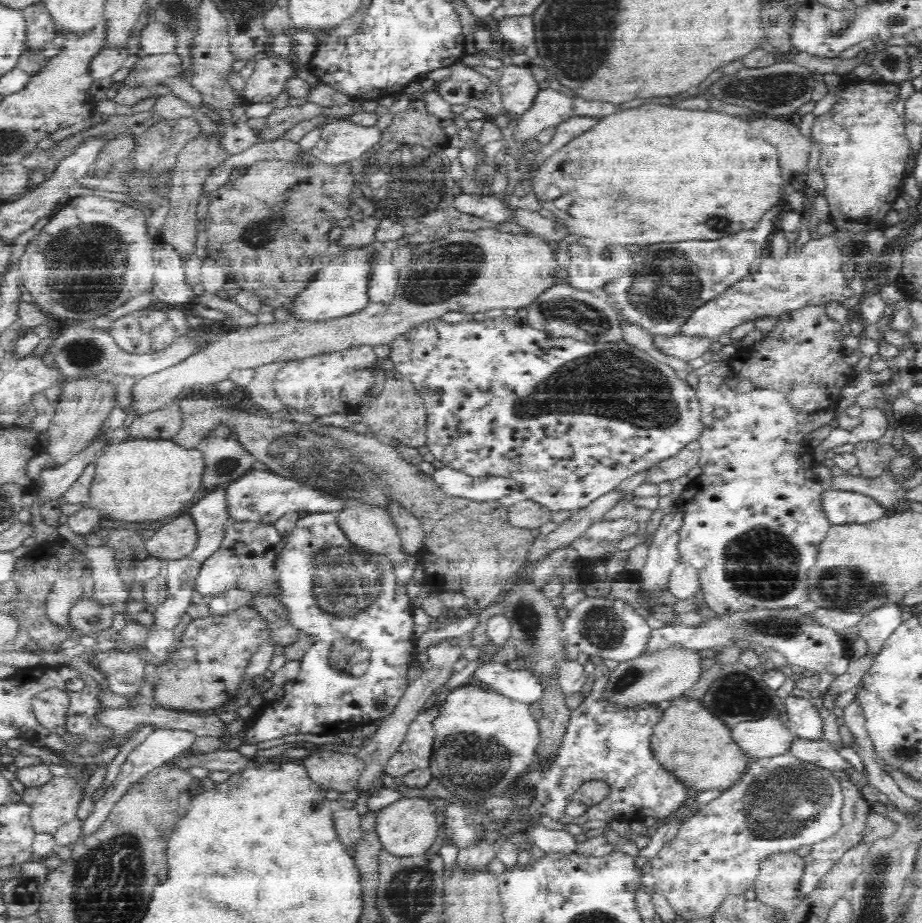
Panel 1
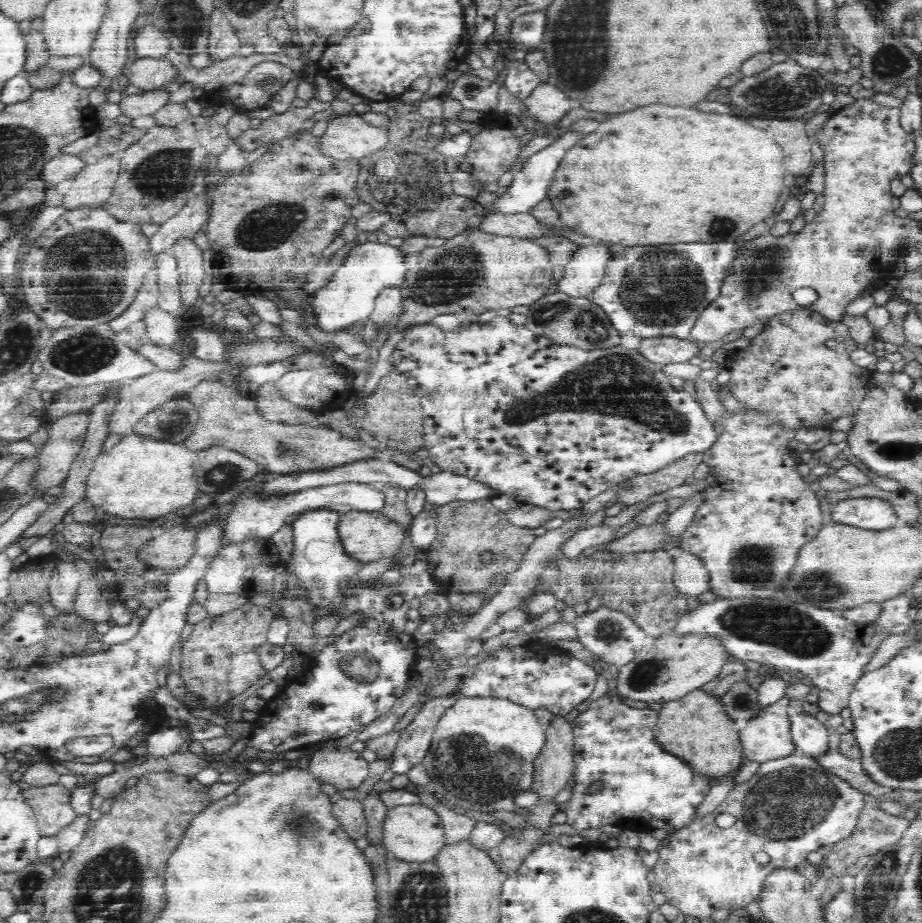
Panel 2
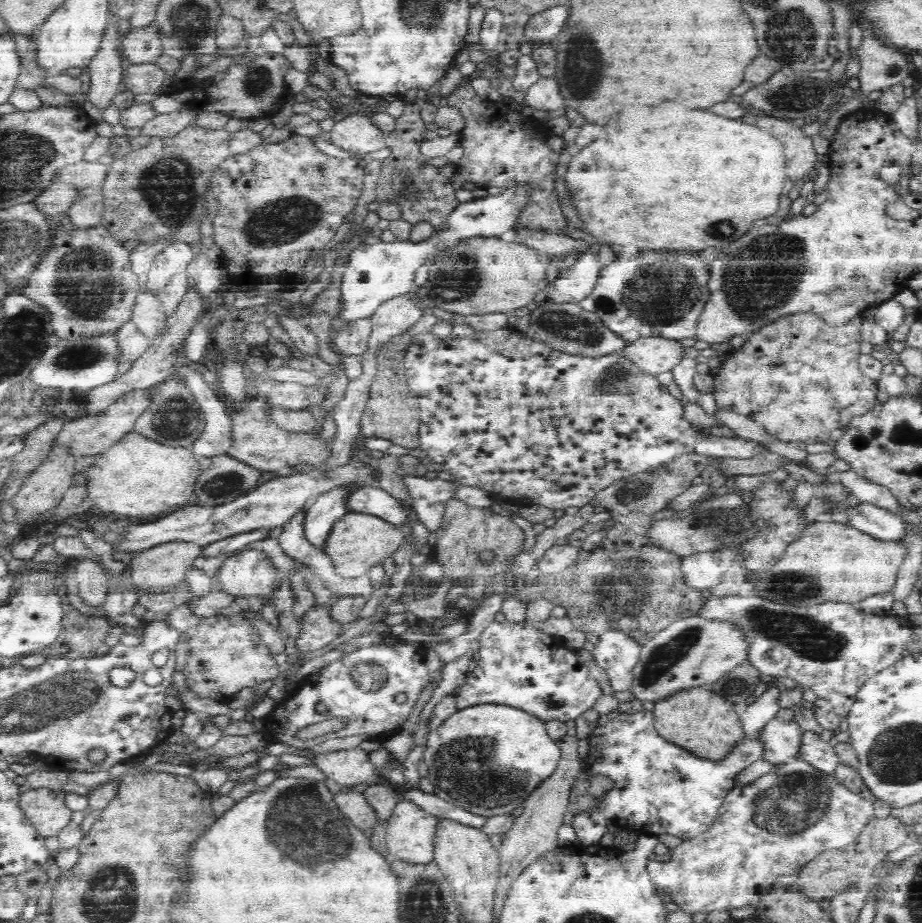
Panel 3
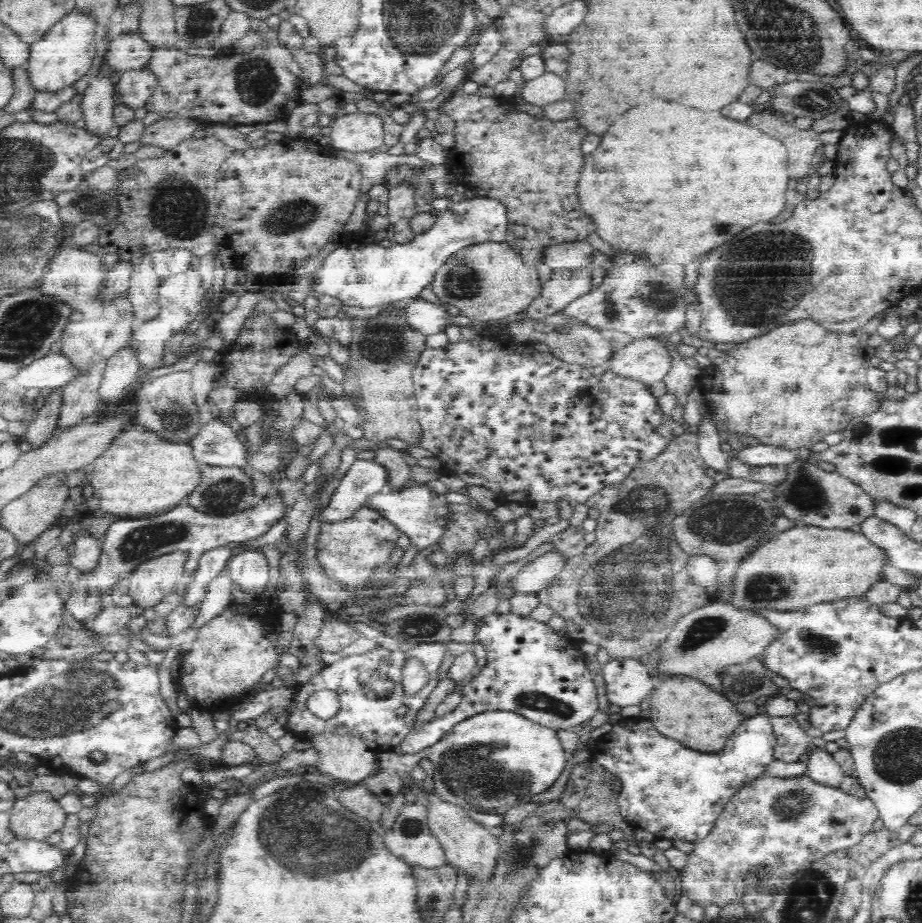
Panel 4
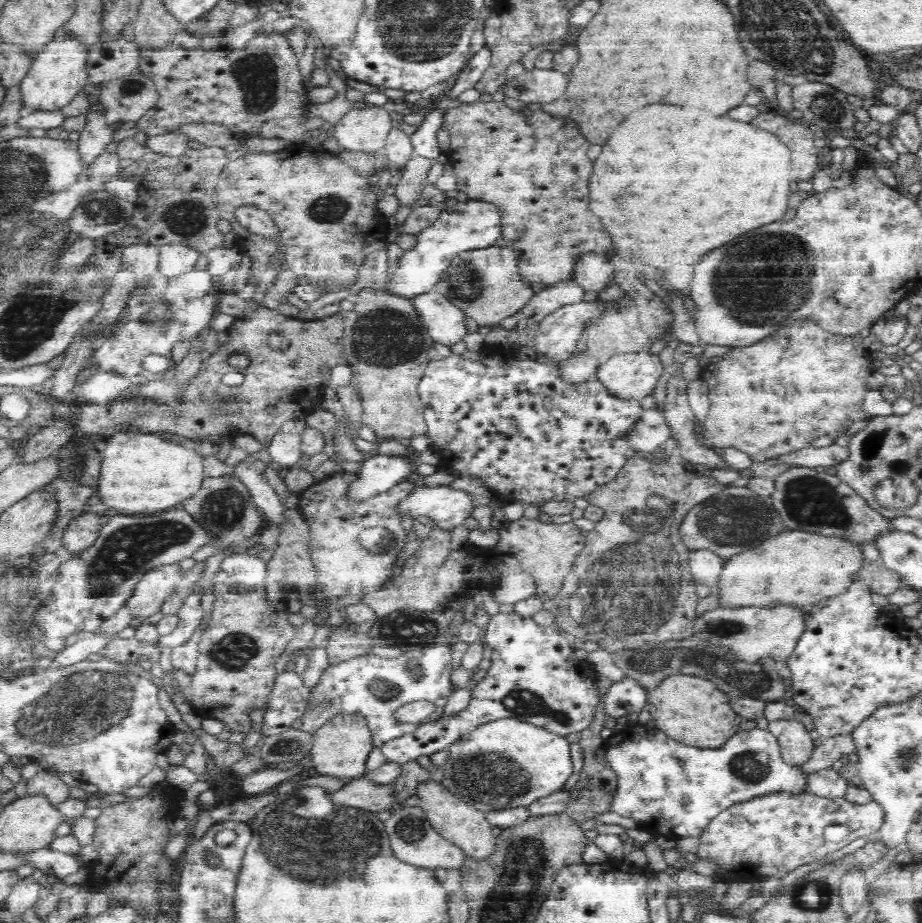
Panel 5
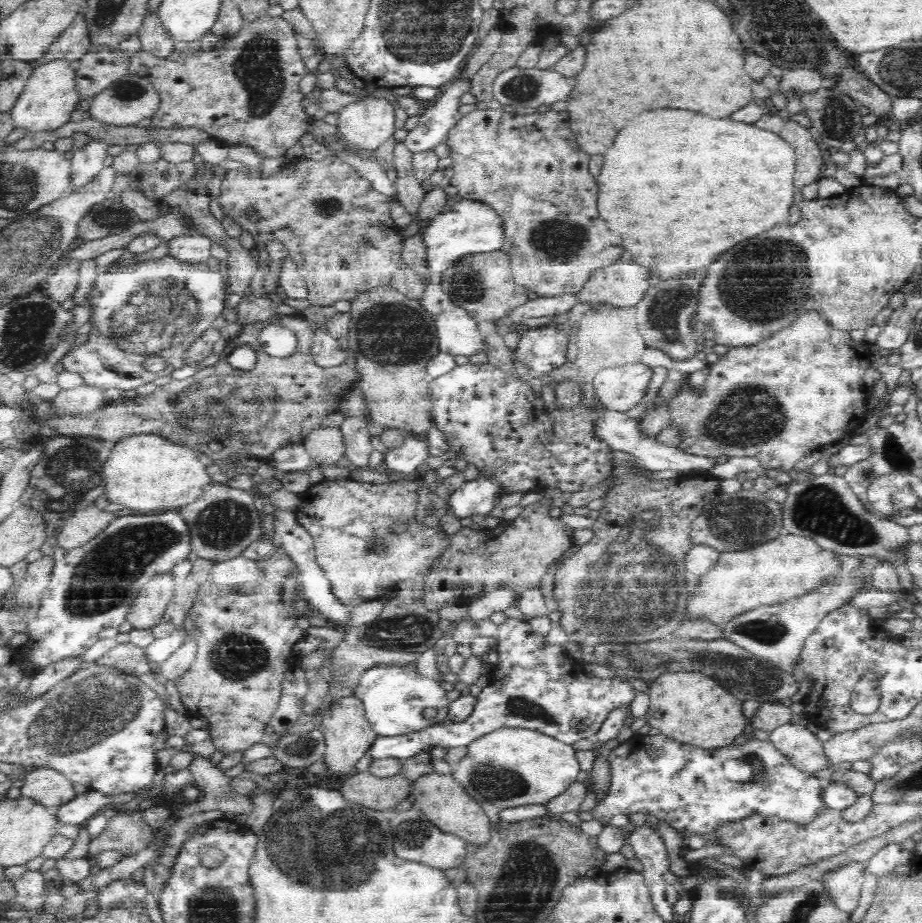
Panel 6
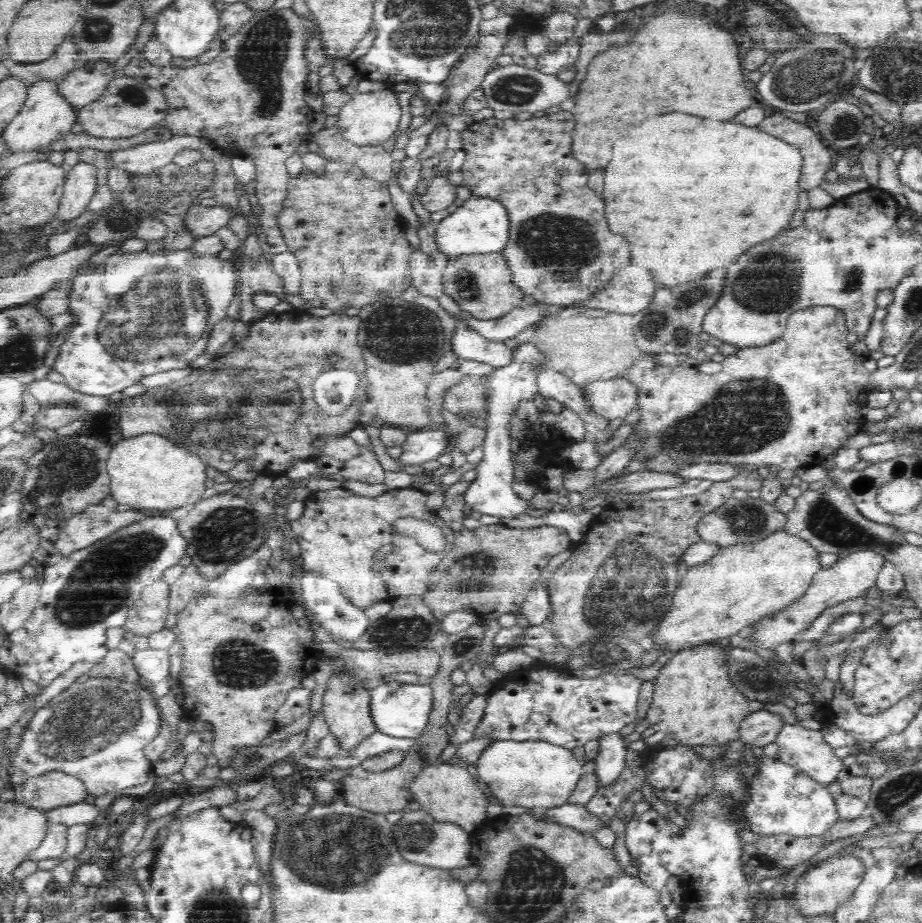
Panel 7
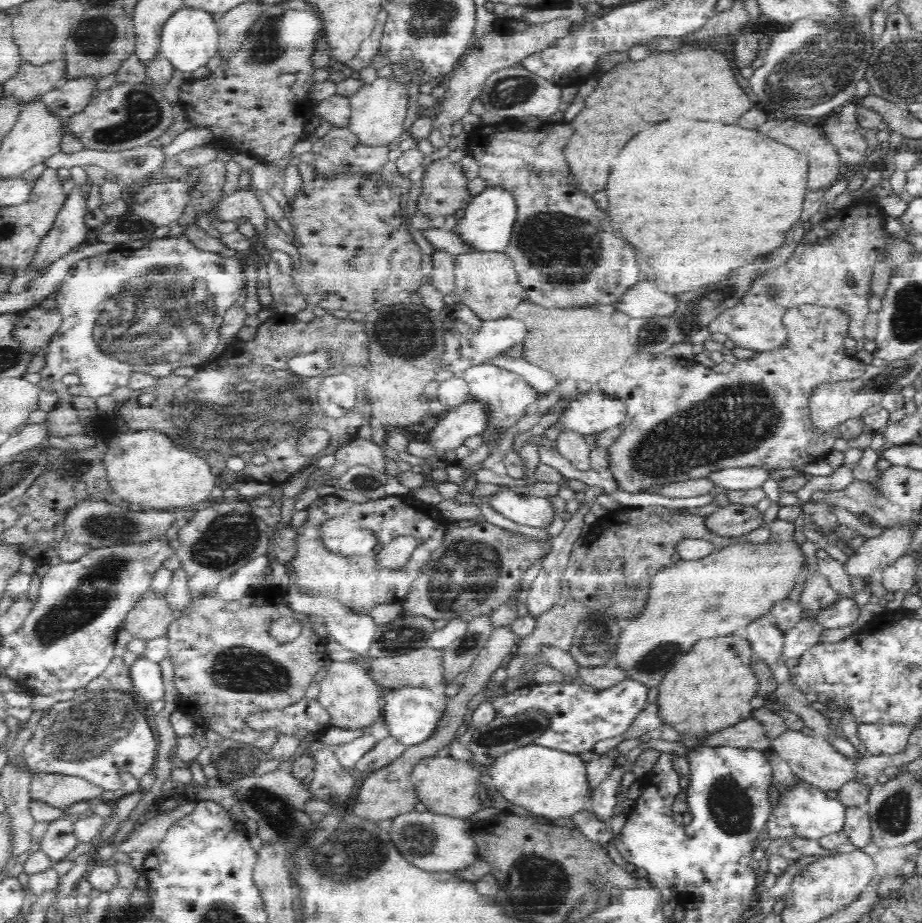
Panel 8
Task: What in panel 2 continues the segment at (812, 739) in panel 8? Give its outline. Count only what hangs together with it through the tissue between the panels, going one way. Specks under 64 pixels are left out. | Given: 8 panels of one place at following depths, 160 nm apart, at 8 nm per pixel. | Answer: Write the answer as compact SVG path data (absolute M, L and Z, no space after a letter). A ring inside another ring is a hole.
M783 695L739 728L746 761L761 763L798 752L790 734L788 710L792 704L793 701Z

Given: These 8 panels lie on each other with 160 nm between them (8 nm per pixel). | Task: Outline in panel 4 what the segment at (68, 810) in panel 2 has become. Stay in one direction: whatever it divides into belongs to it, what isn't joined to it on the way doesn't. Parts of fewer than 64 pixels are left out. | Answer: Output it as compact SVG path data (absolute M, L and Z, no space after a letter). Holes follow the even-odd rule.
M36 791L15 800L12 828L24 838L44 841L51 834L63 829L68 816L59 799L50 791Z

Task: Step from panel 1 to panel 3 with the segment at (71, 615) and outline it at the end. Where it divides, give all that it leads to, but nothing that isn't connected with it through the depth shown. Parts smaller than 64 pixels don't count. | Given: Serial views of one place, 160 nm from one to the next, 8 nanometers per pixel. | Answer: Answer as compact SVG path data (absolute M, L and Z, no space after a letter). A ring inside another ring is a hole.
M81 559L75 566L78 594L86 605L101 607L107 601L111 584L101 565L90 559Z

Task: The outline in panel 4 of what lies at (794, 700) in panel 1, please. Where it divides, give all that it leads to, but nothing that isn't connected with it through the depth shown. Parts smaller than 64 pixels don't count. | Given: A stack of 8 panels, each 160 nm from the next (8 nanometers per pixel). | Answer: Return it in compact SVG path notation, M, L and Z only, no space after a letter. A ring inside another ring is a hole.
M810 746L808 761L806 762L807 773L818 782L827 783L828 786L840 784L840 780L845 775L838 762L834 761L833 754L827 750Z

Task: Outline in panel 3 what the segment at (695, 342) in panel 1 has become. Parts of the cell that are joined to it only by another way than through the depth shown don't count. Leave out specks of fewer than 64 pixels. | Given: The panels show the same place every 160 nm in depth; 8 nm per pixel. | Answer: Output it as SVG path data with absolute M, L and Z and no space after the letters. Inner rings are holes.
M648 337L629 342L622 353L627 354L642 370L657 375L680 364L680 360L686 354L686 348L676 340Z

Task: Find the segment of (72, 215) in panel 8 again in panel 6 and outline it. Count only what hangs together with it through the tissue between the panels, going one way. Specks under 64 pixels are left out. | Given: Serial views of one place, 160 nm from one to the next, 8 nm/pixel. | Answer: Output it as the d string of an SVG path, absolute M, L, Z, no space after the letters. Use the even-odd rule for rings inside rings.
M92 138L90 142L77 148L72 156L72 187L78 184L90 182L99 170L104 166L104 160L108 156L108 144L103 140Z

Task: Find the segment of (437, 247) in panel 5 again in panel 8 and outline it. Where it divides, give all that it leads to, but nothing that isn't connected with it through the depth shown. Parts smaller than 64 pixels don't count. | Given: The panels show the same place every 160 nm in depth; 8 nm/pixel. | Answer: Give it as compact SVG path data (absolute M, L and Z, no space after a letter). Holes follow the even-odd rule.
M484 190L470 199L464 216L456 219L456 226L450 234L470 250L482 253L503 252L510 243L516 218L516 204L512 195L506 194L504 190Z

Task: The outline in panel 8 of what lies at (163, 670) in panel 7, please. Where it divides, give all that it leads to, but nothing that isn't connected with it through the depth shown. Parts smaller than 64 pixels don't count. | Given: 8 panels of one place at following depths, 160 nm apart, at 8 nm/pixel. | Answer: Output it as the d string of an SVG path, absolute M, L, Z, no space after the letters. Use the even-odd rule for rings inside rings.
M141 655L131 665L133 691L151 704L153 701L164 697L164 680L159 662L154 662Z

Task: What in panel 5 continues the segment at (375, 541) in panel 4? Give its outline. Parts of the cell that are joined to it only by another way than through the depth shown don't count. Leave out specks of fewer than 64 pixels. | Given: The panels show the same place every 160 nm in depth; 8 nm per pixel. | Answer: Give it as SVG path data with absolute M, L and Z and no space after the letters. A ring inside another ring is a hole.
M340 472L330 480L316 483L306 489L298 499L302 512L308 516L311 532L311 559L317 570L317 582L322 584L326 595L343 597L360 595L378 590L388 580L388 570L396 560L400 548L405 545L407 532L400 525L400 515L394 511L394 504L400 502L412 491L415 484L402 480L398 486L368 500L350 503L346 492L355 473ZM382 526L388 528L396 538L396 544L388 552L370 552L362 546L360 534L364 528Z

